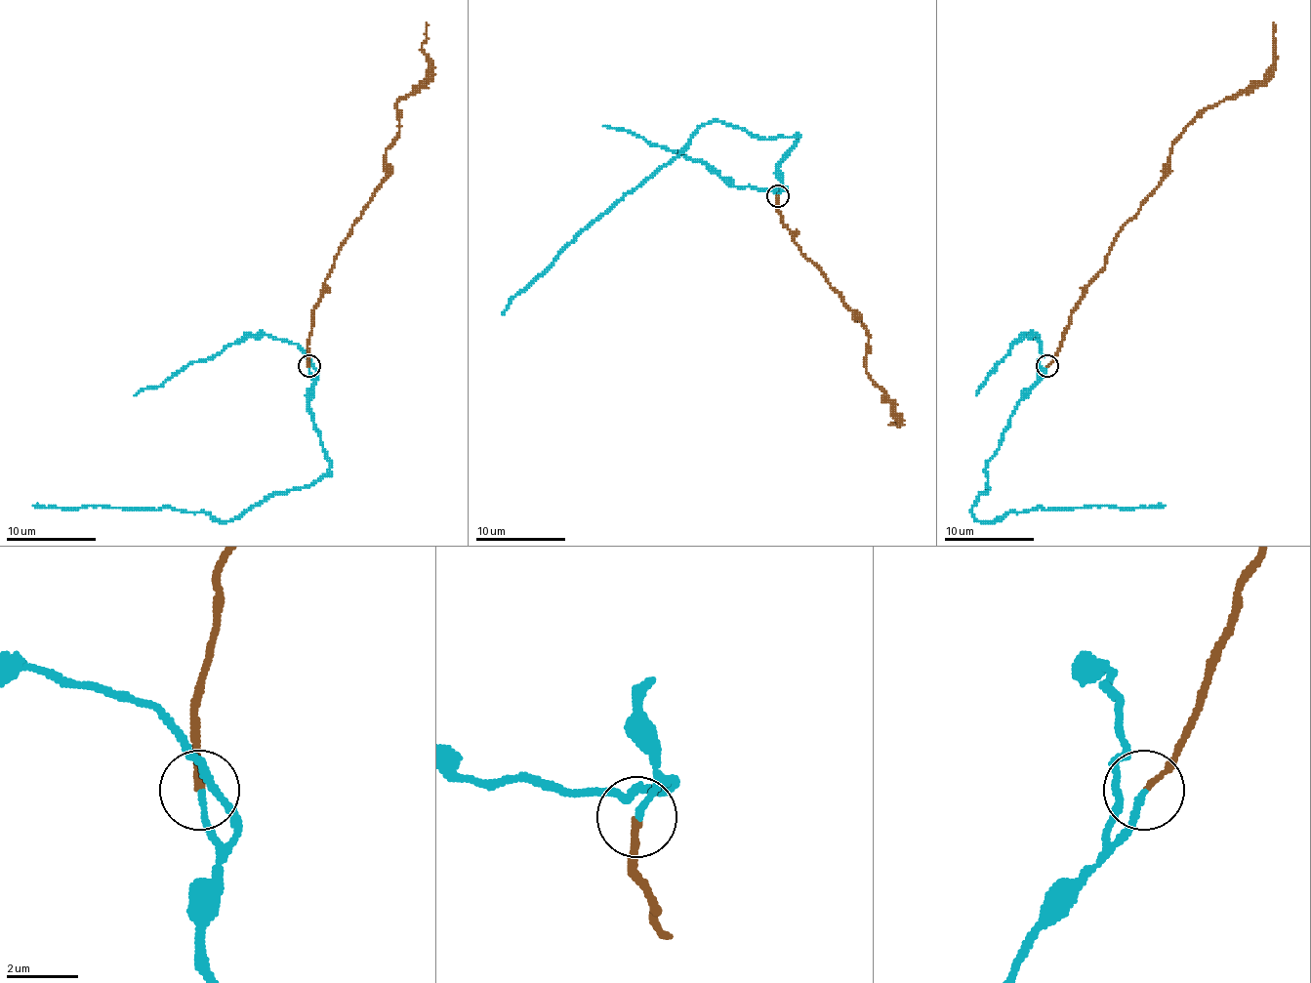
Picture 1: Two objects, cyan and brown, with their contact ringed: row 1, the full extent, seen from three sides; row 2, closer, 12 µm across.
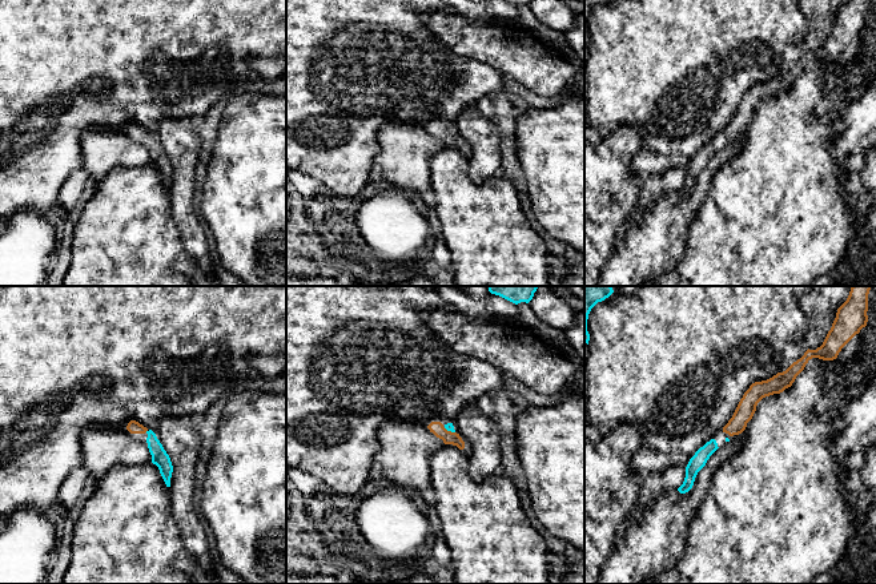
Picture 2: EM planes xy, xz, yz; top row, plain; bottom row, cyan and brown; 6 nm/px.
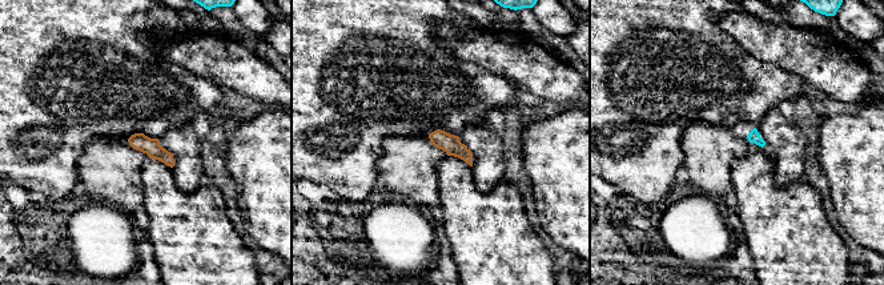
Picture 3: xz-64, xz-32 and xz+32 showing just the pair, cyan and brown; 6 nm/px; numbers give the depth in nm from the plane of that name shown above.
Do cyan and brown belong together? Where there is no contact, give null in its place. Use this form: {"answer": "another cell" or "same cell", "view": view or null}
{"answer": "same cell", "view": "xz"}

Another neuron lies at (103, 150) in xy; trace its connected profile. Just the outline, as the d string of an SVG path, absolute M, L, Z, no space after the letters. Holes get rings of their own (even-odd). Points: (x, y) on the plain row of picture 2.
M88 130L81 137L83 168L92 177L104 177L112 169L152 165L149 150L134 144L125 132Z

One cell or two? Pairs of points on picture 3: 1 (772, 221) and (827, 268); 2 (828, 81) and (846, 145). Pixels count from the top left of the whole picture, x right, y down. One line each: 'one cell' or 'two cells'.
1: one cell
2: two cells

